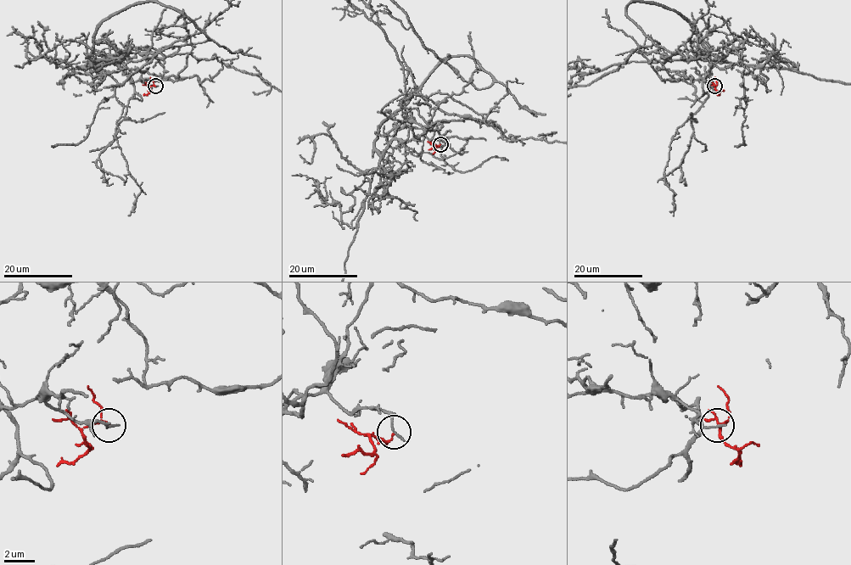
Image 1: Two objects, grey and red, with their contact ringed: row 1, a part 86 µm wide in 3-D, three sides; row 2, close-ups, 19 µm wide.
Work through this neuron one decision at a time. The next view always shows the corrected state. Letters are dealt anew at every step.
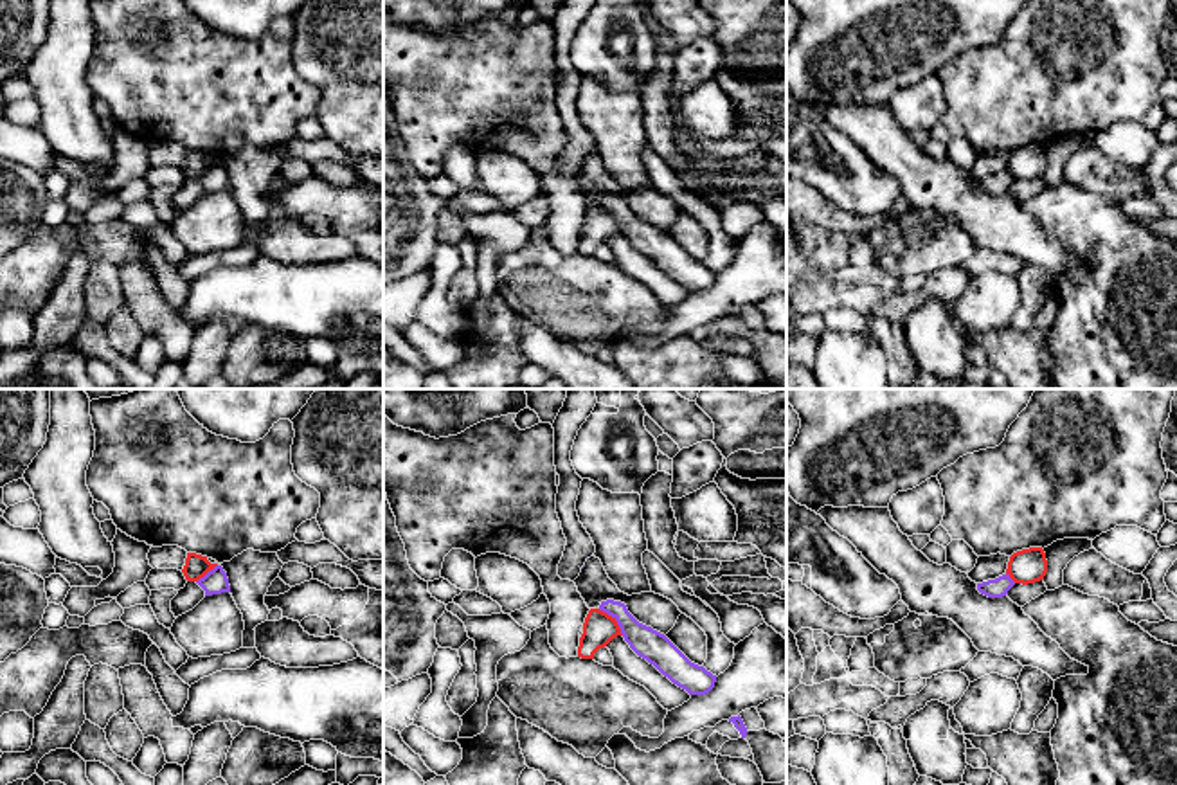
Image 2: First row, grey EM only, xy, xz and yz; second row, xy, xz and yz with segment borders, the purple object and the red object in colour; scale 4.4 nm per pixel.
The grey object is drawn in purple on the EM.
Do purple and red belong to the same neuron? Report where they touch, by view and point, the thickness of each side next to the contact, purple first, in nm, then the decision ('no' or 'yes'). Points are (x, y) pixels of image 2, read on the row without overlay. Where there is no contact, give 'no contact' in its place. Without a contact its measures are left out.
contact xz (616, 216); calibres 140 and 150 nm; no

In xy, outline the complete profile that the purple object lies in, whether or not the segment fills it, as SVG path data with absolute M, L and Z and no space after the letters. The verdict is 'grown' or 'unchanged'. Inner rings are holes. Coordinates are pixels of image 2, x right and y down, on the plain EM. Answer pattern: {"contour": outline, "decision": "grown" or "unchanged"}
{"contour": "M216 162L196 180L205 187L205 193L230 189L229 175L221 162Z", "decision": "unchanged"}

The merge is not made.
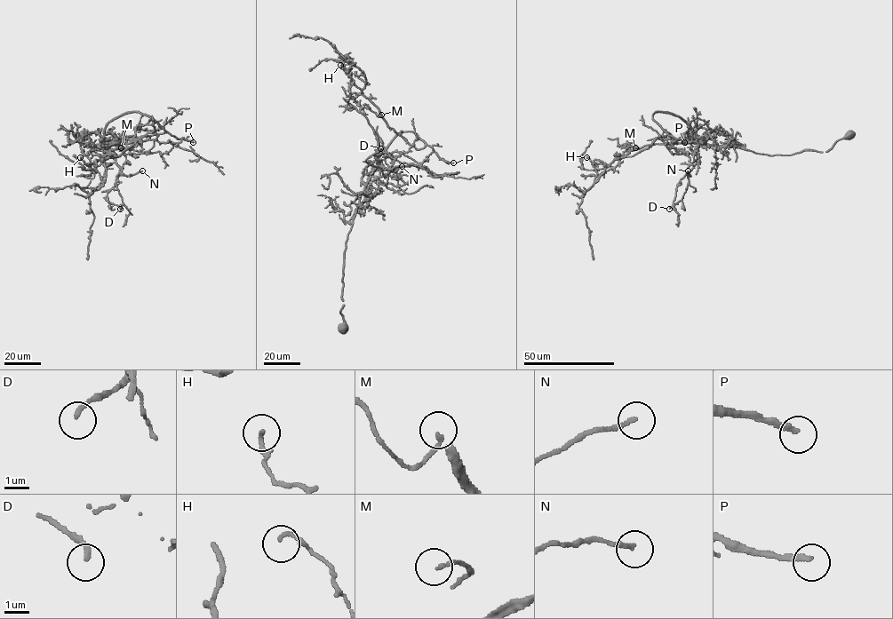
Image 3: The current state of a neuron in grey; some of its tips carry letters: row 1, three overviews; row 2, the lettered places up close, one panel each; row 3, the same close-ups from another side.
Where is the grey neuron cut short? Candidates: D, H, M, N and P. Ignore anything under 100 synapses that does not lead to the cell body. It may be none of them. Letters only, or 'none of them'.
P

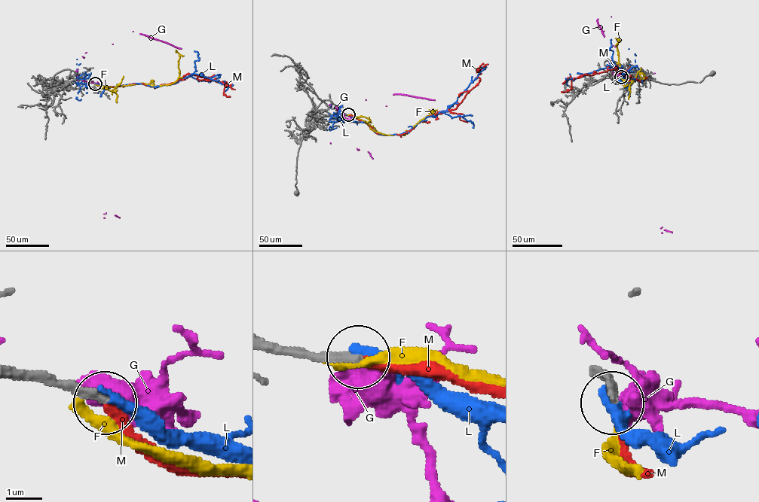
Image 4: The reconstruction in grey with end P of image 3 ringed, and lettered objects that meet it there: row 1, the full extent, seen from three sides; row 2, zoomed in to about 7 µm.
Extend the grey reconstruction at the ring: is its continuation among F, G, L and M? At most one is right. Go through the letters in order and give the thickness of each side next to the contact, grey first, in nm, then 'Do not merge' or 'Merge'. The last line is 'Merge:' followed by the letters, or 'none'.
F: Thickness 260 nm (grey) against 240 nm. Do not merge
G: Thickness 220 nm (grey) against 500 nm. Do not merge
L: Thickness 240 nm (grey) against 320 nm. Do not merge
M: Thickness 200 nm (grey) against 200 nm. Merge
Merge: M

